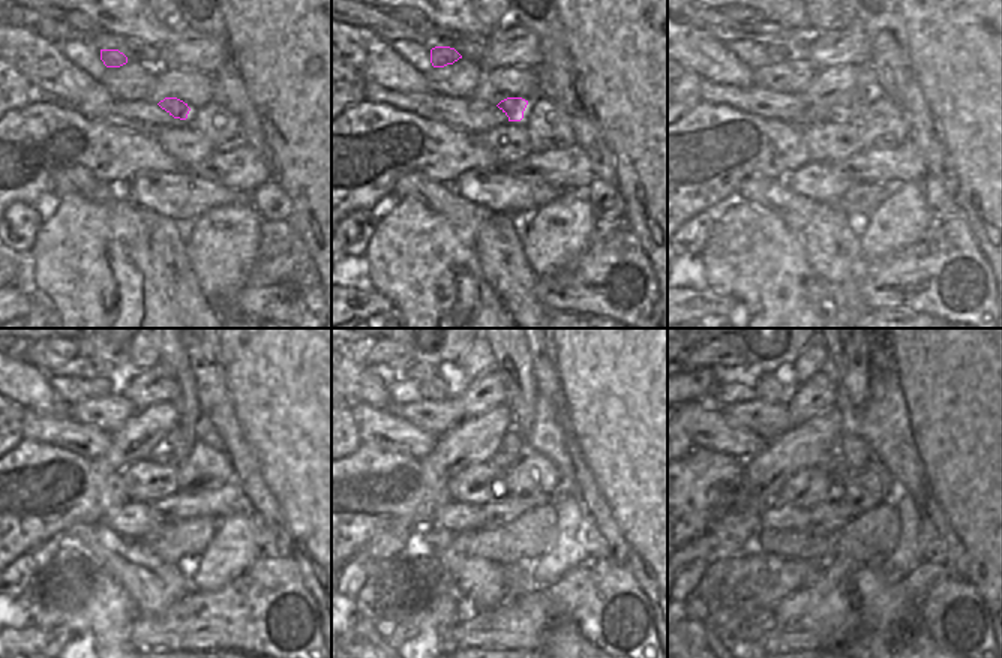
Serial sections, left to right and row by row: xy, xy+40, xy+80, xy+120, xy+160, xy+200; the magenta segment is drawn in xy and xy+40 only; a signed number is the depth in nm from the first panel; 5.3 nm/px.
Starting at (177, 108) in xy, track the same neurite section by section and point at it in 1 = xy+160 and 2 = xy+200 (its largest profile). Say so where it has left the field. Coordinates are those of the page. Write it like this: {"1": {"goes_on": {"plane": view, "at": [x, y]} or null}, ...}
{"1": {"goes_on": {"plane": "xy+160", "at": [513, 445]}}, "2": {"goes_on": {"plane": "xy+200", "at": [833, 463]}}}

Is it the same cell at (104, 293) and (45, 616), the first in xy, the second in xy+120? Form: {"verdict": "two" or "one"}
{"verdict": "one"}

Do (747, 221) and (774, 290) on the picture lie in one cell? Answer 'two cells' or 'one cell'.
one cell

